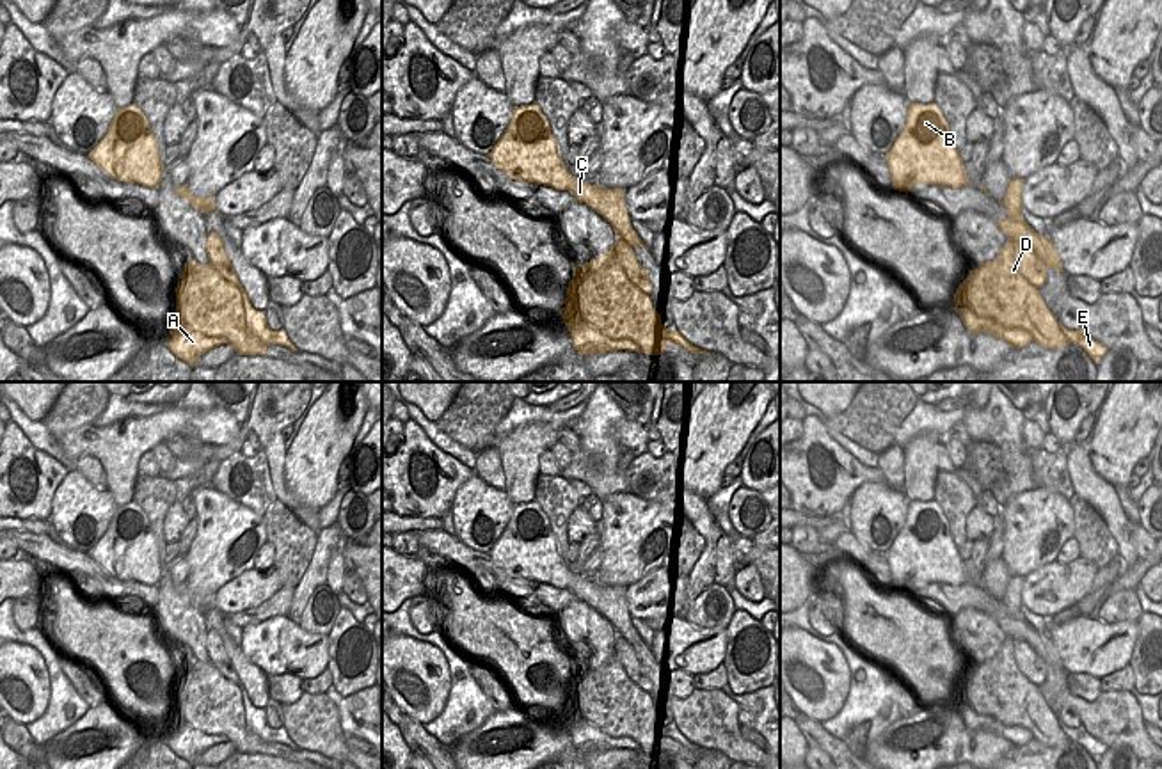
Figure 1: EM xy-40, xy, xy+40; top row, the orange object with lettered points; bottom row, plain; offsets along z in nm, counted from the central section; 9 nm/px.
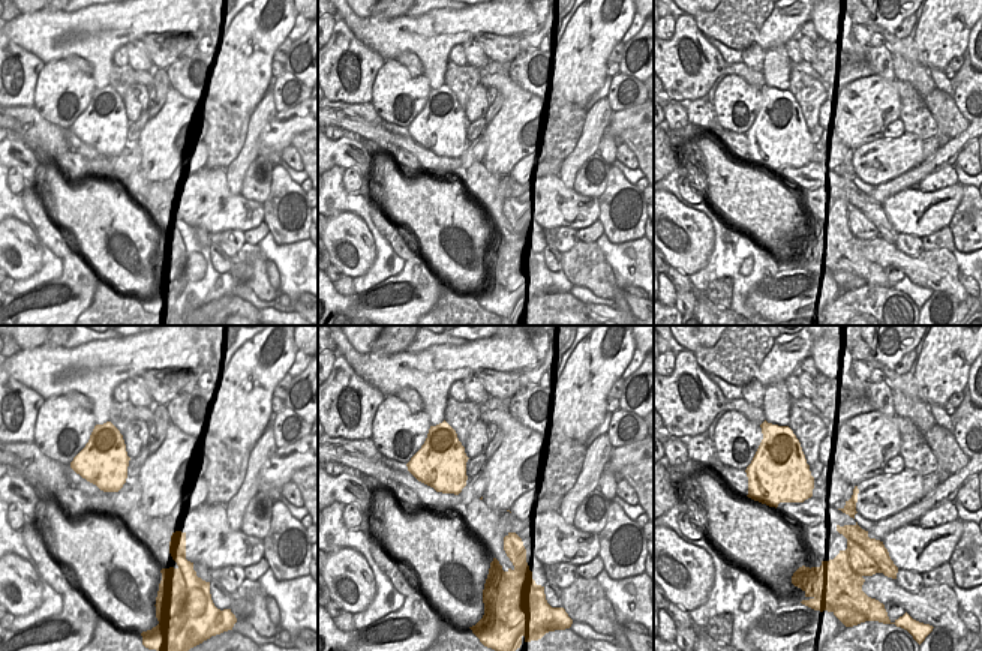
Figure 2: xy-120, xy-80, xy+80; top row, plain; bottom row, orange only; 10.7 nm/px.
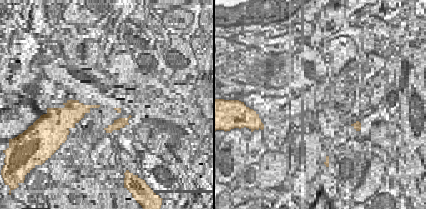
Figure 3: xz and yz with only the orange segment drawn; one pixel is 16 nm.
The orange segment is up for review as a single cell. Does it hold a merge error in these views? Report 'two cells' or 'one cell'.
two cells

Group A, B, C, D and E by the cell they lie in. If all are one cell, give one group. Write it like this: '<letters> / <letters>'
A C D E / B

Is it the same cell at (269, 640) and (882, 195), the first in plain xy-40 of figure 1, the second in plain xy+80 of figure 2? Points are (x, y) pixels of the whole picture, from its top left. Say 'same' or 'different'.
different

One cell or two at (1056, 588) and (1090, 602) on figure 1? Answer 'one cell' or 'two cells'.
two cells

